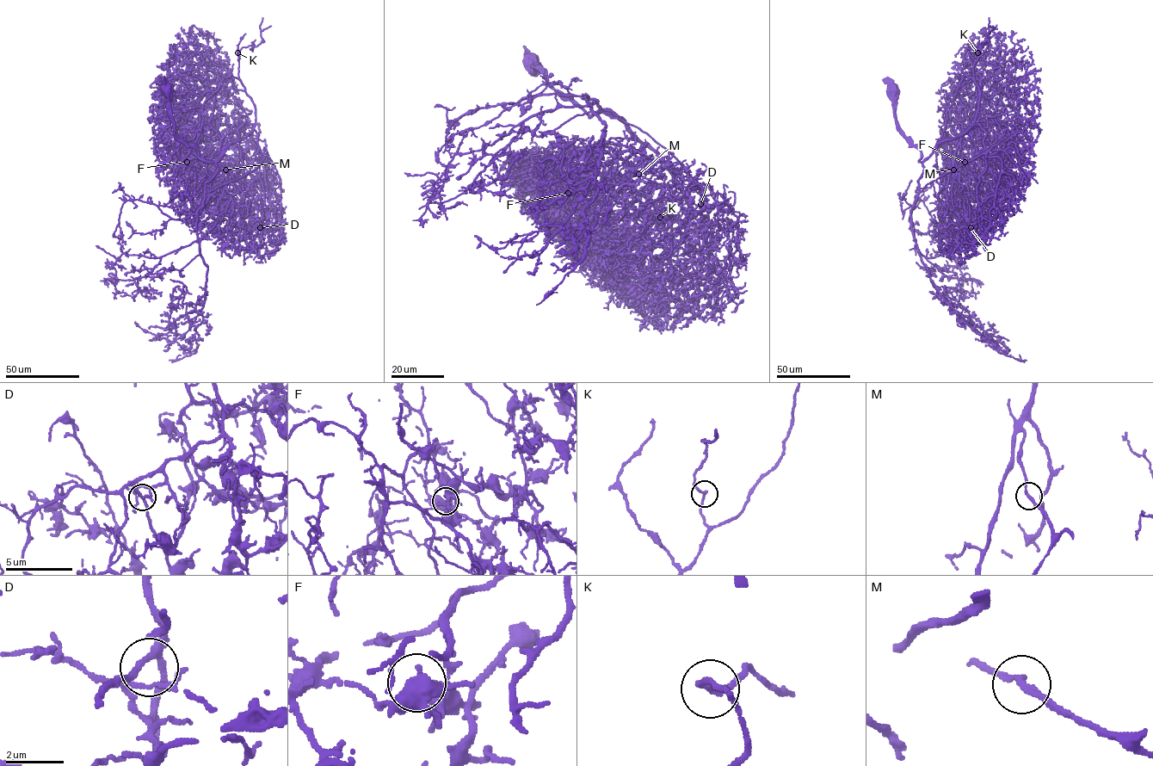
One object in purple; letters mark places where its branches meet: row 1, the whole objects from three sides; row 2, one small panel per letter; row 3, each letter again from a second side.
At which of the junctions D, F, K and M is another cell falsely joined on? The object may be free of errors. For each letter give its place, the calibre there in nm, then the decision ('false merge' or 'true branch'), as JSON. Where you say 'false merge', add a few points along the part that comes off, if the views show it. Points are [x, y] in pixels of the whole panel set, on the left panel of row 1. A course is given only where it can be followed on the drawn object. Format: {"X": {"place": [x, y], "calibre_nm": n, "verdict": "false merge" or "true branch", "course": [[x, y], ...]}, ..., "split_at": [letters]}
{"D": {"place": [260, 227], "calibre_nm": 200, "verdict": "true branch"}, "F": {"place": [187, 162], "calibre_nm": 280, "verdict": "true branch"}, "K": {"place": [237, 52], "calibre_nm": 200, "verdict": "true branch"}, "M": {"place": [225, 169], "calibre_nm": 220, "verdict": "true branch"}, "split_at": []}

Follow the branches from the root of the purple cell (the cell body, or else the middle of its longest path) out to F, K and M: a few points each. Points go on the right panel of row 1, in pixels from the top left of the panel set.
F: (892, 89), (898, 128), (920, 151), (919, 162), (944, 140), (979, 124), (959, 140), (954, 158), (964, 162)
K: (892, 89), (898, 128), (922, 162), (974, 121), (977, 53)
M: (892, 89), (898, 128), (920, 151), (919, 162), (944, 140), (979, 124), (959, 140), (954, 169)

